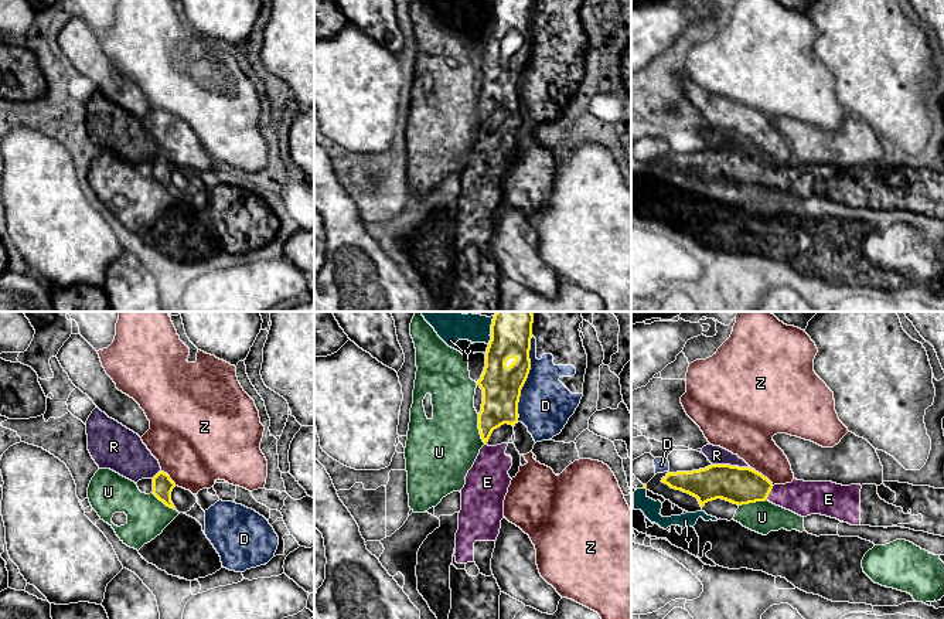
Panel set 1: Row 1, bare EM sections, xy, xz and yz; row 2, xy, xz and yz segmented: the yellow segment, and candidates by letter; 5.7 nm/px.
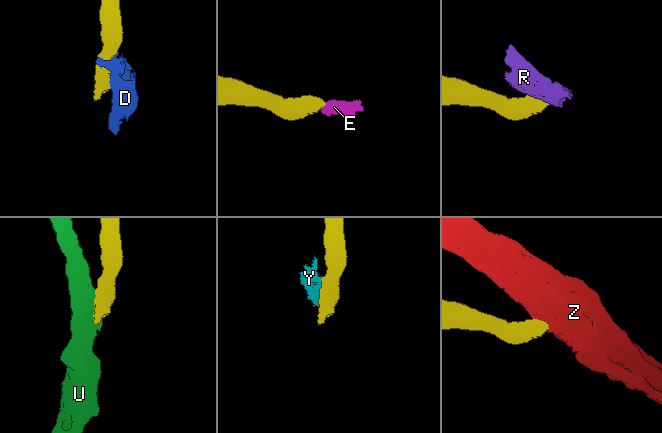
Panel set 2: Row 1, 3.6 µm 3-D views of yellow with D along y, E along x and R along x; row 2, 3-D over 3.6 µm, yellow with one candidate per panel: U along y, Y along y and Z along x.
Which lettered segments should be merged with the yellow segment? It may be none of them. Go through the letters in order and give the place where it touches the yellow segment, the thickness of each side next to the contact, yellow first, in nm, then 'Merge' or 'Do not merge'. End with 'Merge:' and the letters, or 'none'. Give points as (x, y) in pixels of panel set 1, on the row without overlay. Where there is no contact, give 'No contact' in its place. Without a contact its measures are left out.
D: Touches yellow at xz (527, 60). Thickness 220 nm (yellow) against 300 nm. Do not merge
E: Touches yellow at yz (769, 176). Thickness 200 nm (yellow) against 190 nm. Merge
R: Touches yellow at yz (733, 149). Thickness 200 nm (yellow) against 110 nm. Do not merge
U: Touches yellow at xz (479, 111). Thickness 220 nm (yellow) against 380 nm. Do not merge
Y: Touches yellow at xz (490, 23). Thickness 220 nm (yellow) against 150 nm. Do not merge
Z: Touches yellow at yz (763, 159). Thickness 200 nm (yellow) against 260 nm. Do not merge
Merge: E

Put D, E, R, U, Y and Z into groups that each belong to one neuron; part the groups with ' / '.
D / E / R / U / Y / Z

